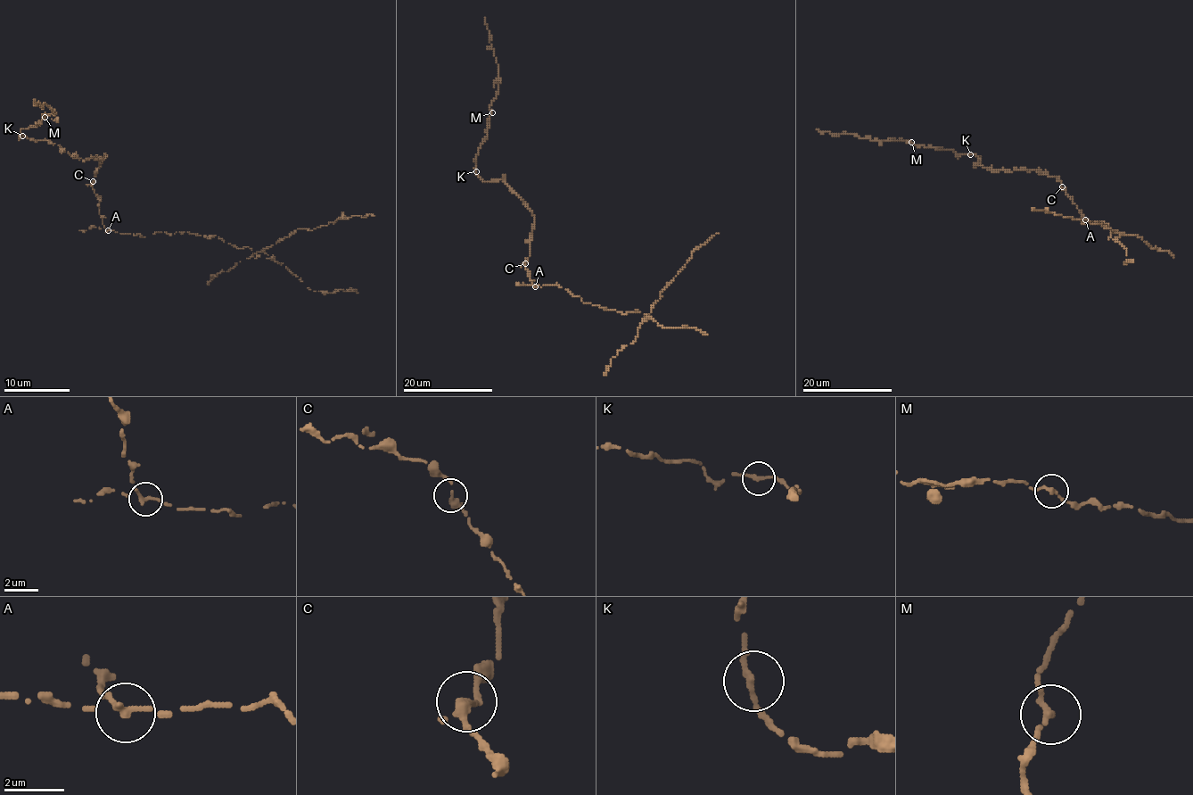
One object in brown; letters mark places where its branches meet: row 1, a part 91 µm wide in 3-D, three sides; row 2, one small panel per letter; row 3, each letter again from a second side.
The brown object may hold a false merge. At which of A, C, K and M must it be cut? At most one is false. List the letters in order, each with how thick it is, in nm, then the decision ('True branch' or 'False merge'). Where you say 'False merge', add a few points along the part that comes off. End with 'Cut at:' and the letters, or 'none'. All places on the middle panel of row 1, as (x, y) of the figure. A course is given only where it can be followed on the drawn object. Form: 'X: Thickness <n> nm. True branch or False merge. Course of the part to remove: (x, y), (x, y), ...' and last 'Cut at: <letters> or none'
A: Thickness 180 nm. False merge. Course of the part to remove: (535, 286), (557, 285), (584, 302), (638, 311), (647, 321), (642, 320), (692, 252), (718, 233)
C: Thickness 240 nm. True branch
K: Thickness 220 nm. True branch
M: Thickness 200 nm. True branch
Cut at: A

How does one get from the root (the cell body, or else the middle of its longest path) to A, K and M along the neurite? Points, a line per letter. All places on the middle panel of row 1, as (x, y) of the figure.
A: (526, 263), (530, 278), (535, 286)
K: (526, 263), (535, 216), (502, 180), (485, 182), (476, 171)
M: (526, 263), (535, 216), (502, 180), (485, 182), (476, 174), (474, 159), (488, 136), (488, 120), (492, 112)

